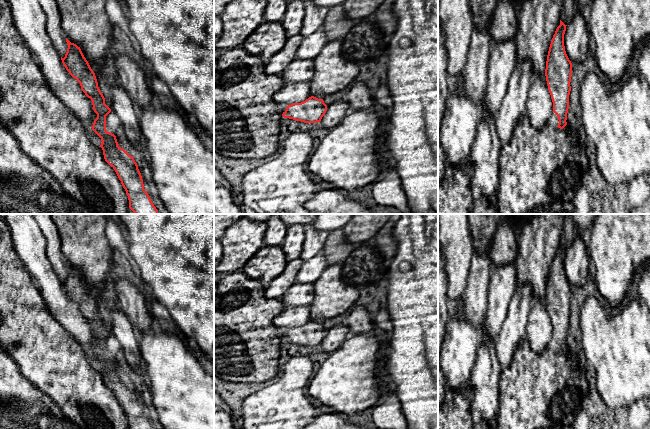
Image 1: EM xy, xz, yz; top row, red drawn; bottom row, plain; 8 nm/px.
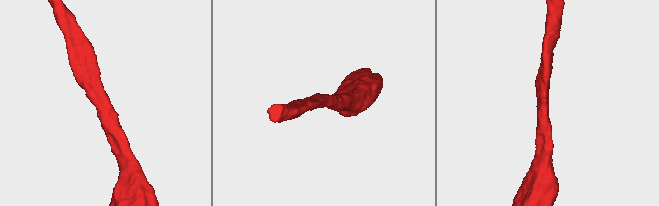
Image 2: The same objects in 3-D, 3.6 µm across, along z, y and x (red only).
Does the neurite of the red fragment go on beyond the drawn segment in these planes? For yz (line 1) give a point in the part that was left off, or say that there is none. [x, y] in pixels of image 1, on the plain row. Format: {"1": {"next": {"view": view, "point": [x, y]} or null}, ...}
{"1": {"next": null}}

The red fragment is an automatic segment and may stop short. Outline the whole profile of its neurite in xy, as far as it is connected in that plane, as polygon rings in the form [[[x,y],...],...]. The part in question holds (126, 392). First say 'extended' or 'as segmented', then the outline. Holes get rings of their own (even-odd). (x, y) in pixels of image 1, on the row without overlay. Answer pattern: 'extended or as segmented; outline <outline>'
as segmented; outline [[[67,262],[66,266],[67,276],[61,284],[69,298],[80,307],[81,314],[92,325],[97,342],[91,352],[101,362],[99,371],[103,374],[105,385],[115,394],[126,415],[129,429],[154,429],[144,413],[143,403],[133,380],[120,372],[116,360],[106,354],[106,340],[111,333],[105,328],[95,297],[80,271]]]

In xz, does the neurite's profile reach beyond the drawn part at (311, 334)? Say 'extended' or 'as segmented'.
as segmented

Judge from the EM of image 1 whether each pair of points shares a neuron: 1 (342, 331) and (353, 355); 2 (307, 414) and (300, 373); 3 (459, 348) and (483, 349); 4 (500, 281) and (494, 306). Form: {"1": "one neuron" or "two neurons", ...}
{"1": "two neurons", "2": "one neuron", "3": "two neurons", "4": "one neuron"}

